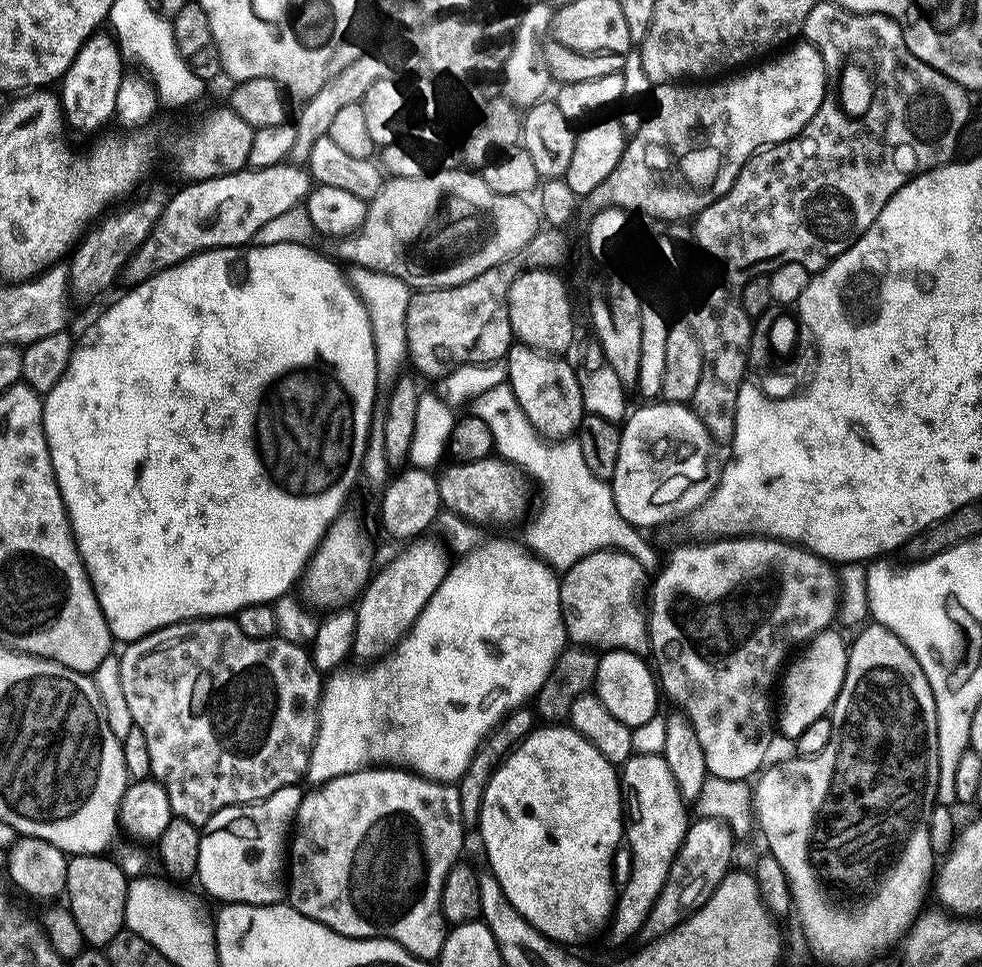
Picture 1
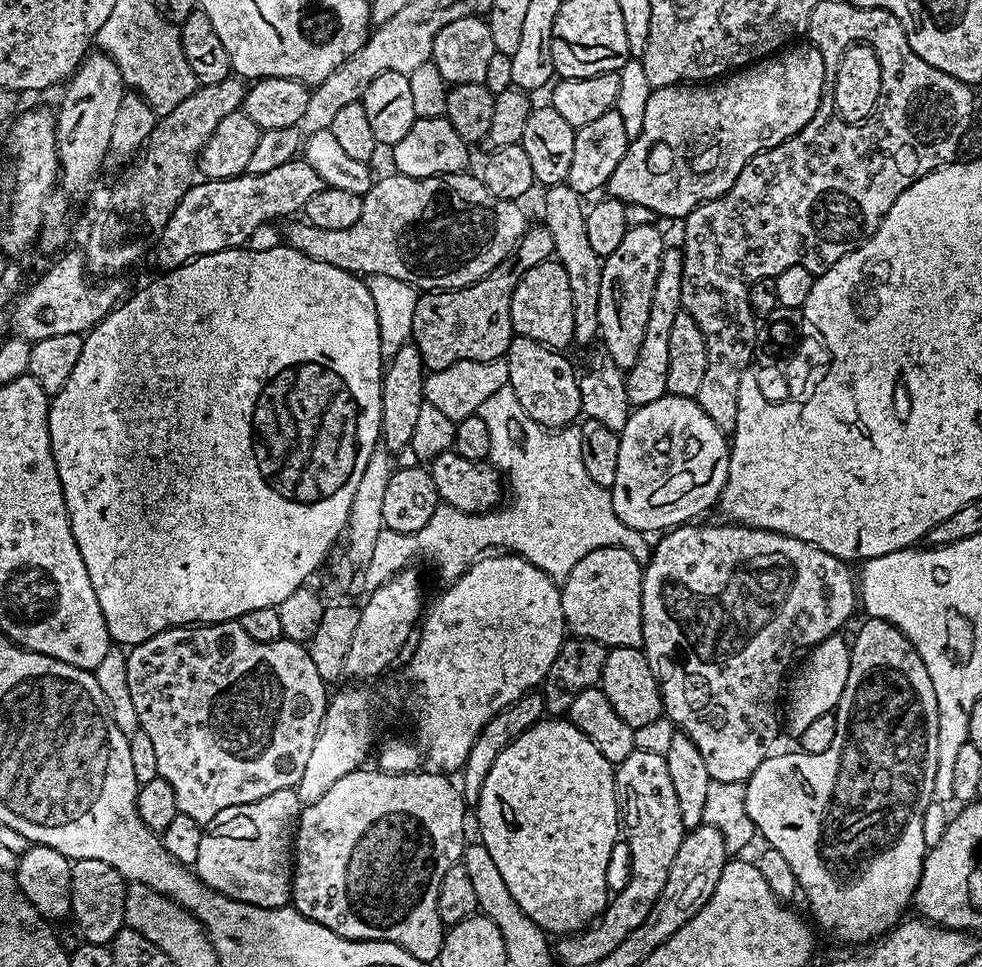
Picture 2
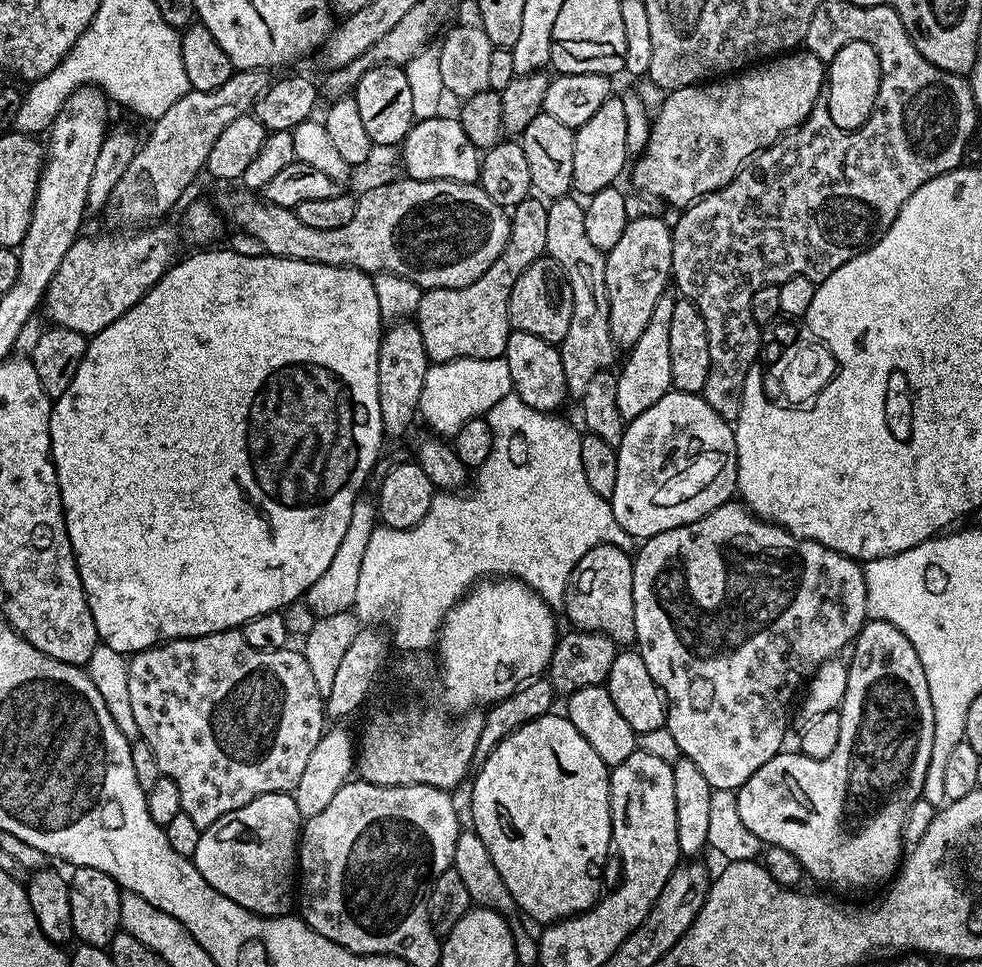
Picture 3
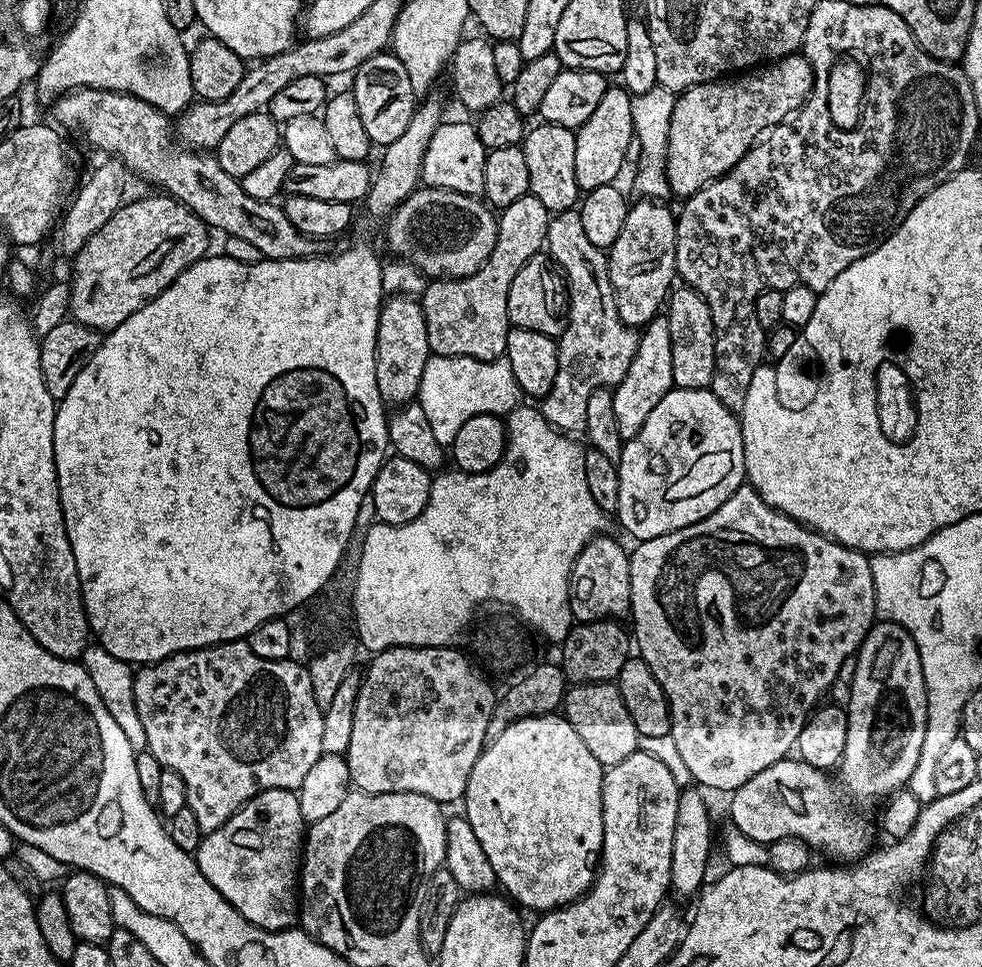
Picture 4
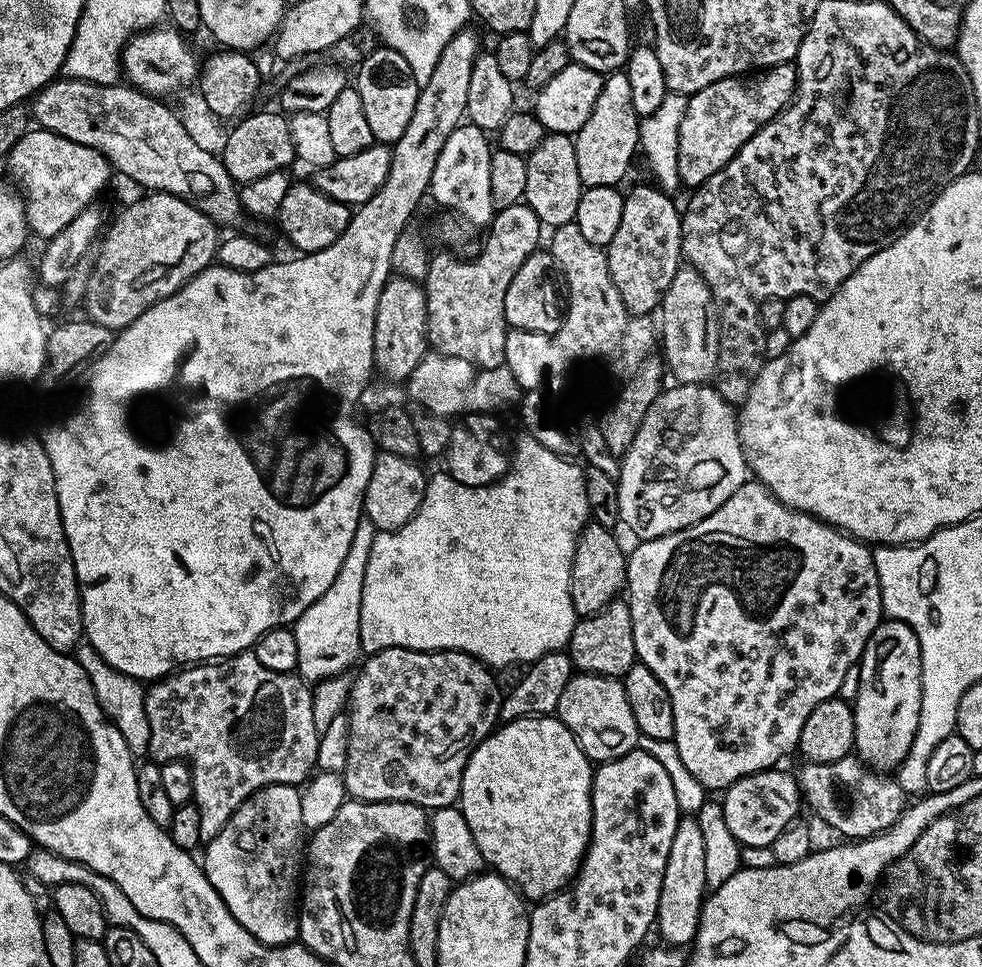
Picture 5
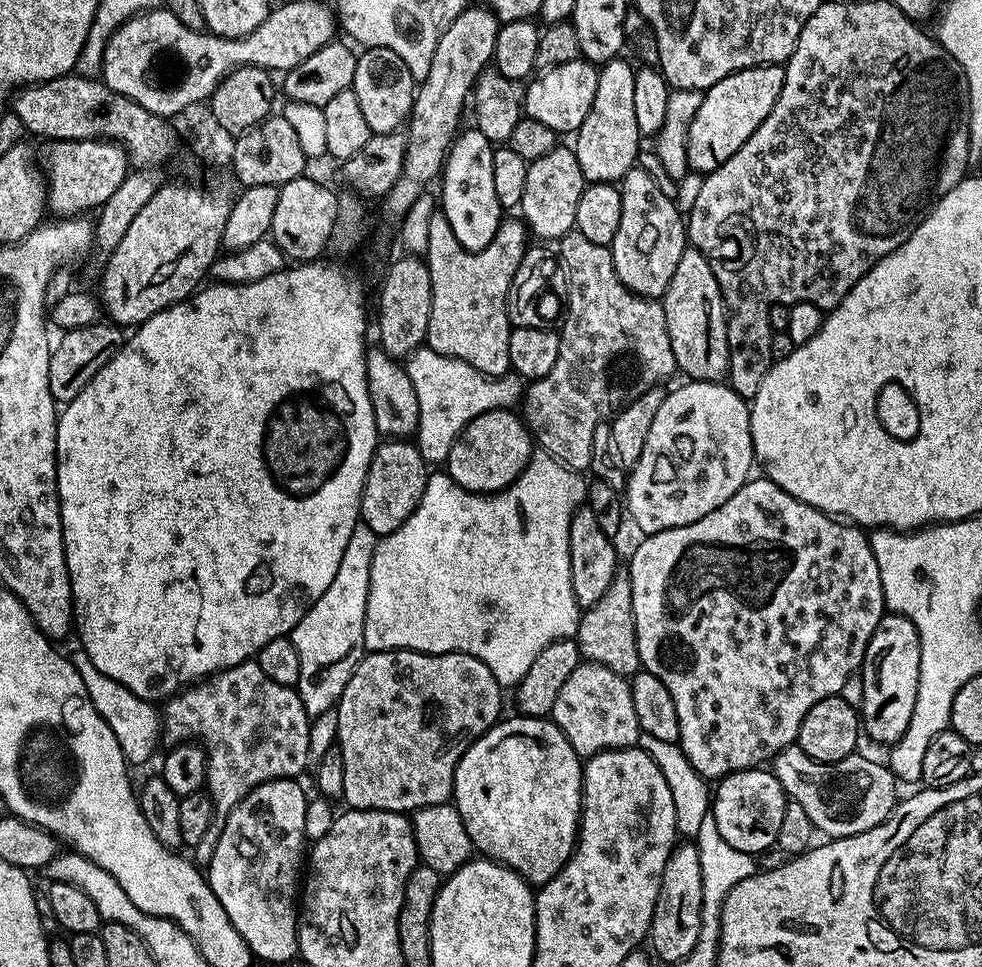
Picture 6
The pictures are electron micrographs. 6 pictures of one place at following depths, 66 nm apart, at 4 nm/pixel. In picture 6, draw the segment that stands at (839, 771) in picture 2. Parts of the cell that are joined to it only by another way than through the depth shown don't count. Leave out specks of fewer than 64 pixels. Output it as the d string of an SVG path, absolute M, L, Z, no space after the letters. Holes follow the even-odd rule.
M885 614L878 622L870 642L866 646L866 654L862 665L860 680L860 700L858 711L862 717L862 732L876 744L891 746L901 740L910 726L910 714L914 714L914 706L918 698L918 678L920 677L920 635L911 620L899 614ZM763 767L747 768L744 772L732 772L715 785L710 800L710 815L718 822L718 830L734 850L759 854L773 847L778 838L778 826L782 826L782 814L786 795L779 780Z

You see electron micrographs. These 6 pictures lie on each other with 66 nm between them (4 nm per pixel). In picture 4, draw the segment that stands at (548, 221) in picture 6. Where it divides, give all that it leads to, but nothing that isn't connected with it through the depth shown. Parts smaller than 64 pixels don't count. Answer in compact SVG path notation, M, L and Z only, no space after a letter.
M547 122L537 123L537 128L527 129L523 149L526 154L526 167L530 173L530 195L538 198L546 206L549 214L570 212L577 207L582 193L574 178L574 146L576 133L566 126Z

